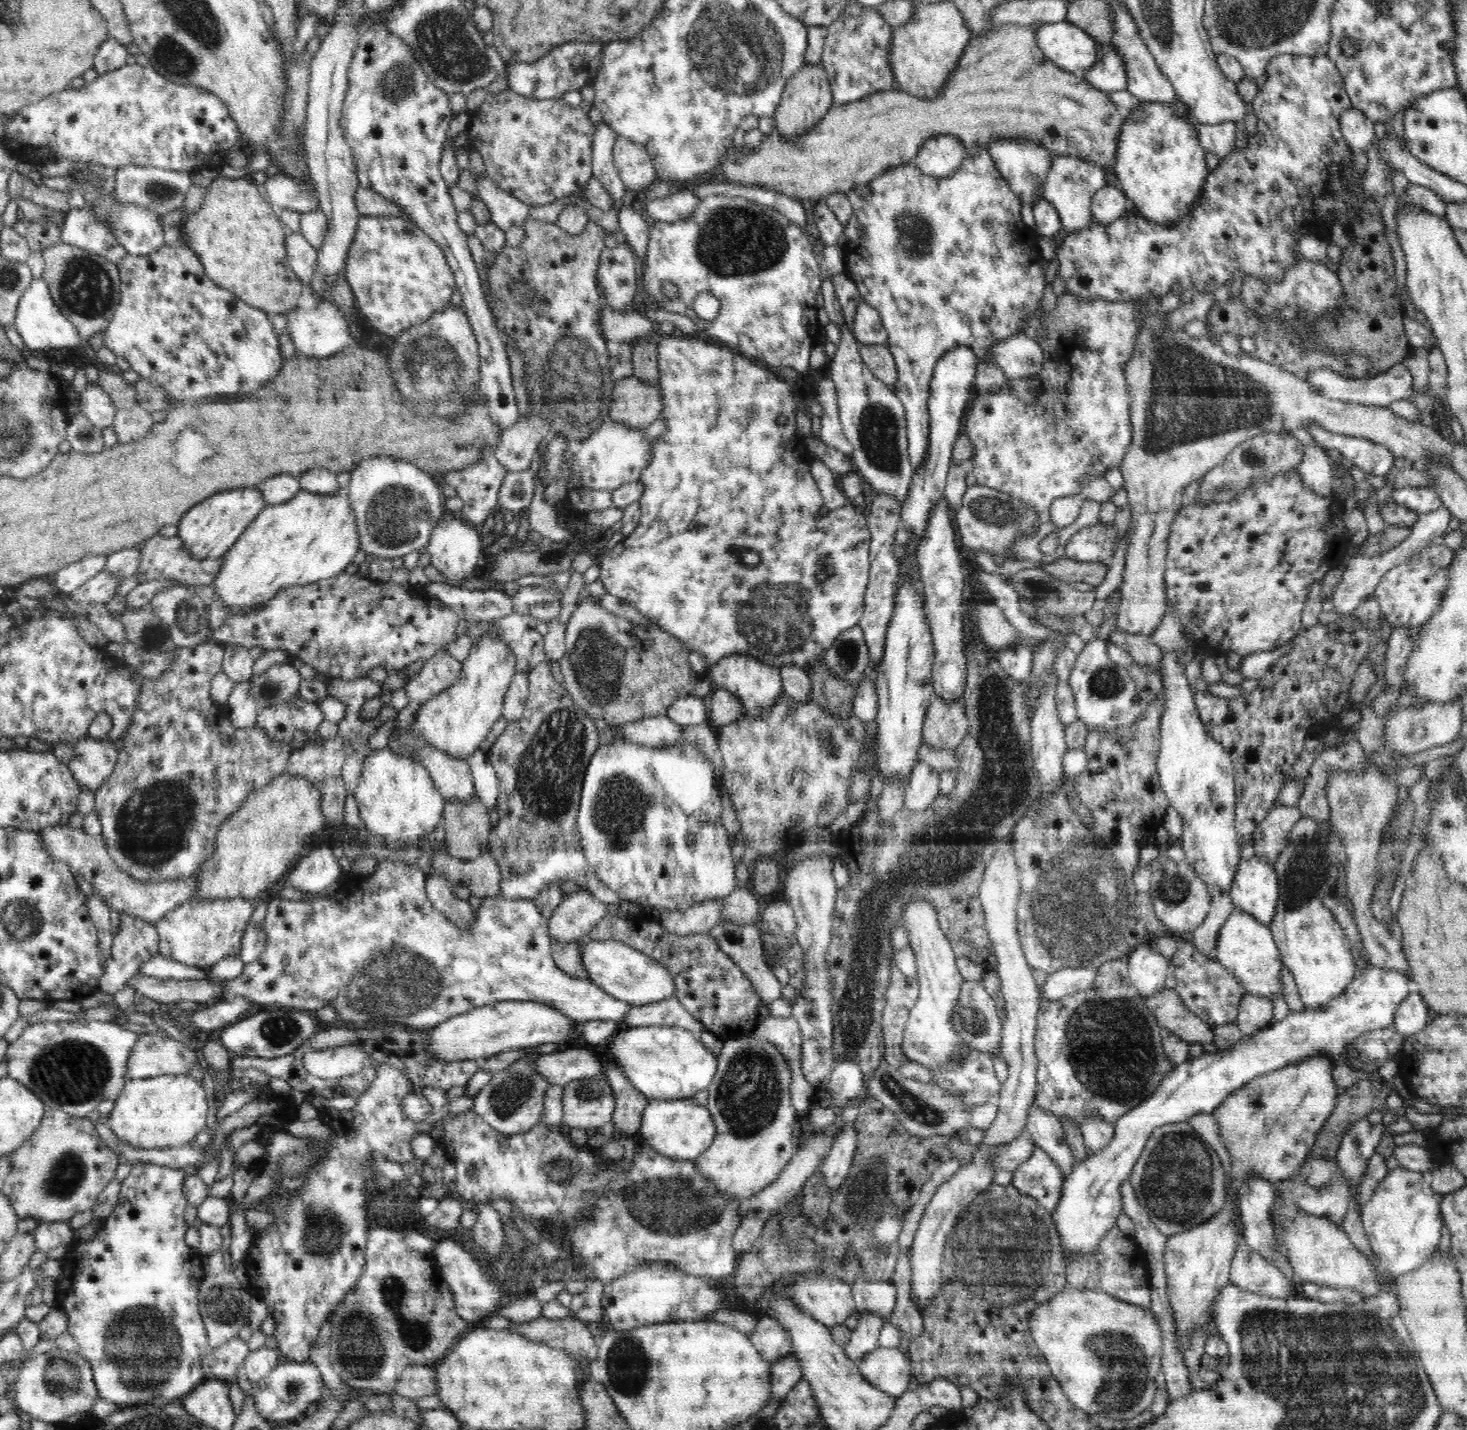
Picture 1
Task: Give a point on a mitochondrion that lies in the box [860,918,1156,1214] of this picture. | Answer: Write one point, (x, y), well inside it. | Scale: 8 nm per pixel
(914, 1107)

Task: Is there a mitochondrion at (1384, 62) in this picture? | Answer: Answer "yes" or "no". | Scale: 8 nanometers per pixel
no

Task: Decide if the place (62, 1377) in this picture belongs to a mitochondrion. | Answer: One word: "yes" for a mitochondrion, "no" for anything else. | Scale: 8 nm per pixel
yes

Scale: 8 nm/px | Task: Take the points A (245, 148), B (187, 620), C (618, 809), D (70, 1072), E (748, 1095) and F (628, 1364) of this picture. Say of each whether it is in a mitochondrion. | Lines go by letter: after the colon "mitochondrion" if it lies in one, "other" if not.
A: other
B: mitochondrion
C: mitochondrion
D: mitochondrion
E: mitochondrion
F: mitochondrion

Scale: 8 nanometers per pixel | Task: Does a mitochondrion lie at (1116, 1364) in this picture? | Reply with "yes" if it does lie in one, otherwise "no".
yes

